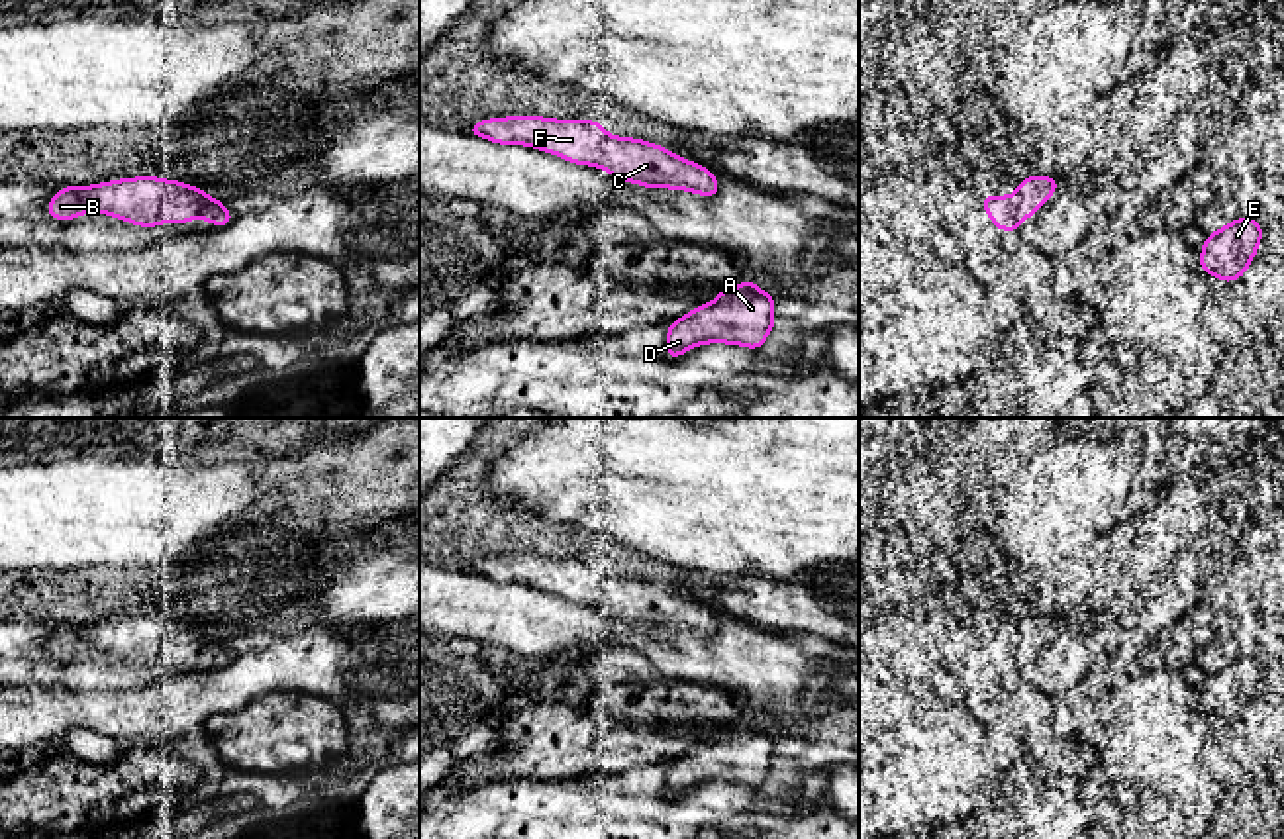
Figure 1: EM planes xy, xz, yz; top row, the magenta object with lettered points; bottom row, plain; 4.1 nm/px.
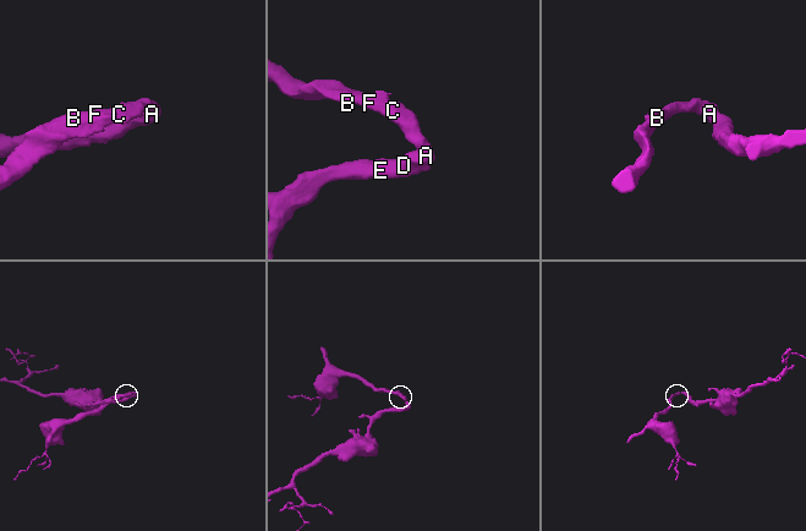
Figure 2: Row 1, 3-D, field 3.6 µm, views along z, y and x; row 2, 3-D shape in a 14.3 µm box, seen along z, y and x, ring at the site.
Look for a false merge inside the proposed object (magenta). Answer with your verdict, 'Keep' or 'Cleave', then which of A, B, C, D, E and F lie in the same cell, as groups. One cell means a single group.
Keep. Groups: A B C D E F

